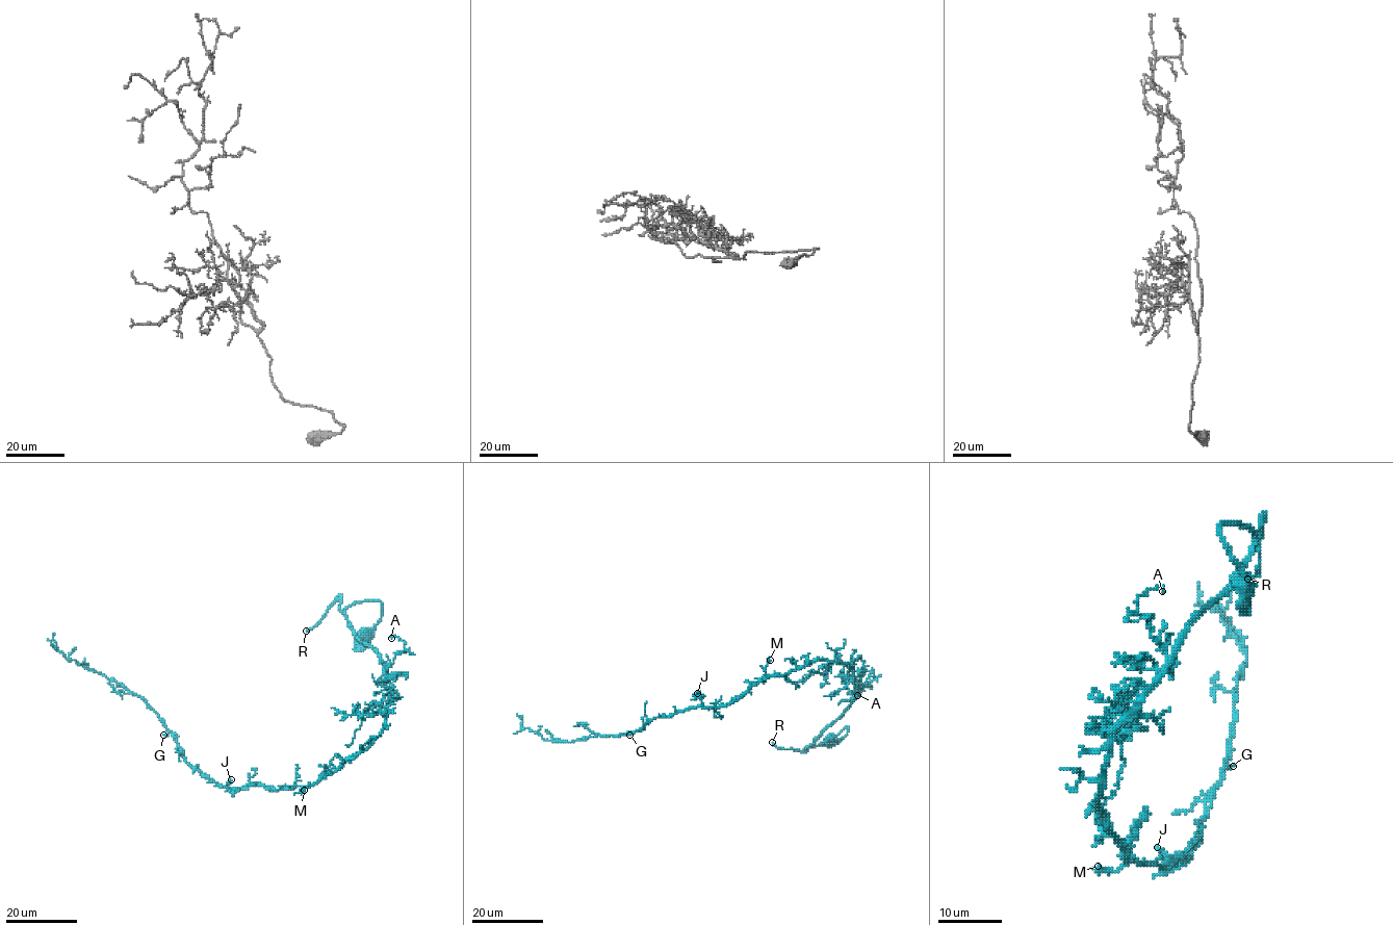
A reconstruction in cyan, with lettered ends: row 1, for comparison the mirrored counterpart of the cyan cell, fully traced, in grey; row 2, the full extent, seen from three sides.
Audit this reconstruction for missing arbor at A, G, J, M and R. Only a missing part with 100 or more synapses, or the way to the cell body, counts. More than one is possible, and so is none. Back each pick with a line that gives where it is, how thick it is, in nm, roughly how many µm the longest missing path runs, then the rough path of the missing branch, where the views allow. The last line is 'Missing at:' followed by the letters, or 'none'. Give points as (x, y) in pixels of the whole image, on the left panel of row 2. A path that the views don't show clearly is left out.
R: at (306, 631); 360 nm thick; about 100 µm are missing; missing branch runs (306, 631), (303, 665), (329, 671), (340, 611), (282, 539), (279, 471)
Missing at: R

